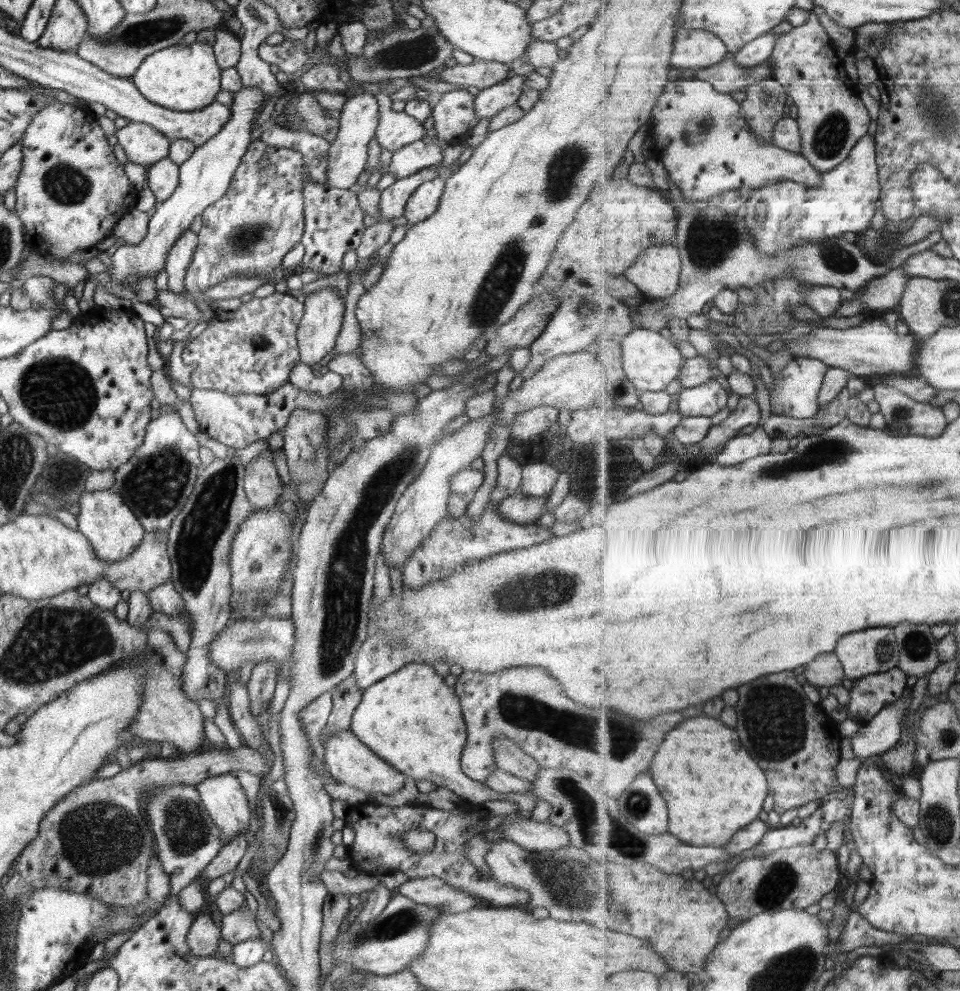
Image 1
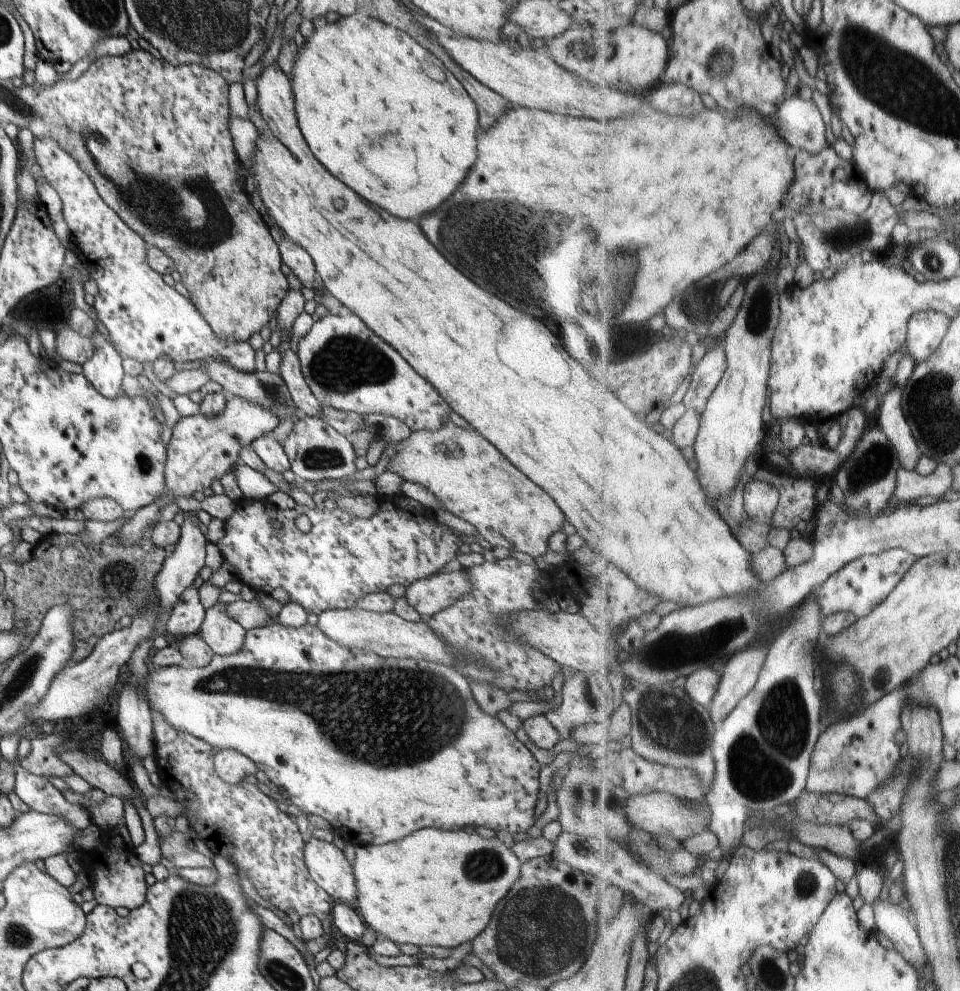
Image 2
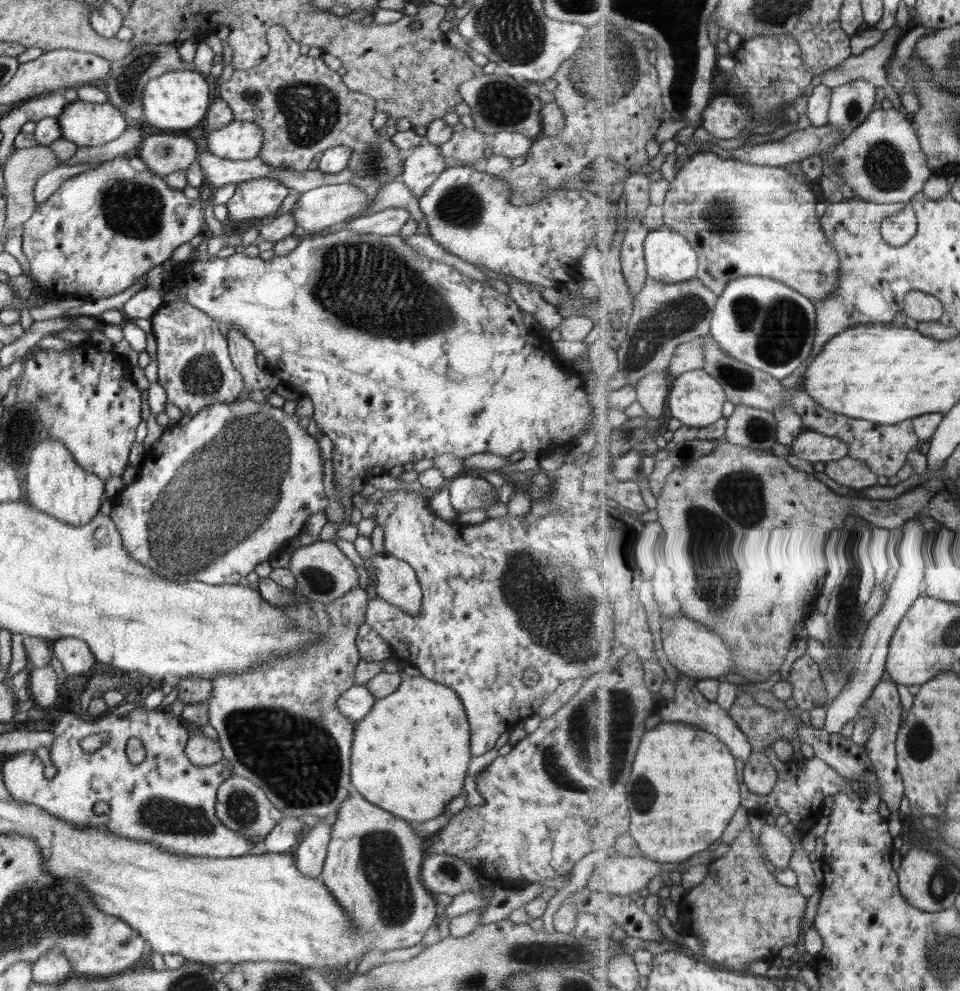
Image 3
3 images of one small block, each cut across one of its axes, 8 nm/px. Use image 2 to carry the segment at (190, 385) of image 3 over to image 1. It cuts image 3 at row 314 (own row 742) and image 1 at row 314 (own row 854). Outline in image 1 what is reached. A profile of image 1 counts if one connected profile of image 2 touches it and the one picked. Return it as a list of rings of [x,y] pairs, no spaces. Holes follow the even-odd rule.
[[[277,291],[265,298],[254,297],[236,312],[214,314],[206,330],[186,344],[181,353],[184,365],[190,369],[191,382],[196,389],[219,390],[226,394],[269,395],[290,381],[290,372],[300,363],[296,334],[305,306],[296,297]]]

